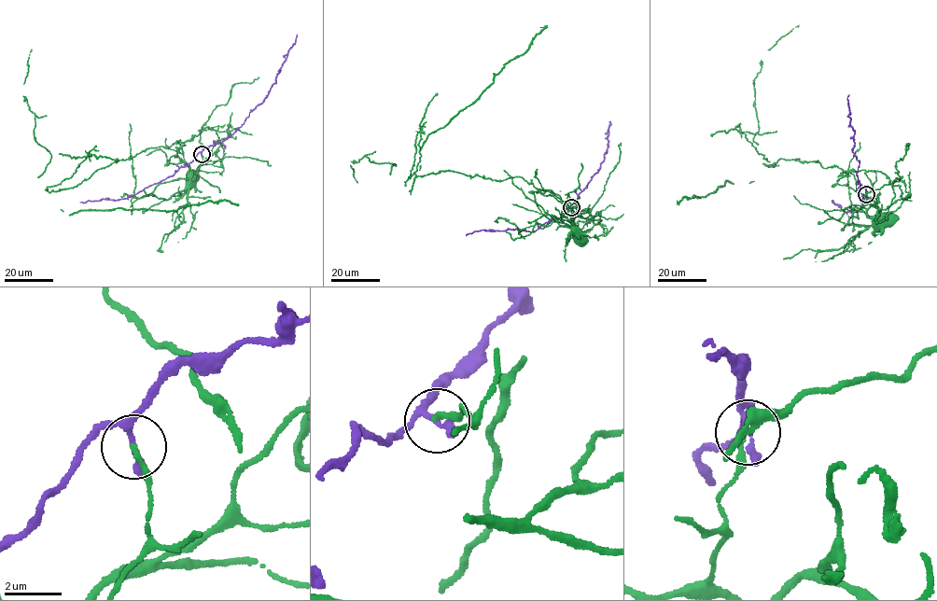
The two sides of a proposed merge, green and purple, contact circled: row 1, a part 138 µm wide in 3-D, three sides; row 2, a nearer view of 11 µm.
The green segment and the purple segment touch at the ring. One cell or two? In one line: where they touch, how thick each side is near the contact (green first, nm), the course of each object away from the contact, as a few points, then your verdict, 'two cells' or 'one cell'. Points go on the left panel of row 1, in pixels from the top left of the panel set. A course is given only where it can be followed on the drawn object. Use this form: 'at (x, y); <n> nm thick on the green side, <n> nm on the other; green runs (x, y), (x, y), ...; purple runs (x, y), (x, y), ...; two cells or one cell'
at (202, 154); 190 nm thick on the green side, 180 nm on the other; green runs (202, 154), (202, 162), (191, 178), (194, 176); purple runs (202, 154), (204, 147), (222, 142), (233, 133), (262, 102), (275, 82), (288, 50), (295, 43), (297, 34); two cells

